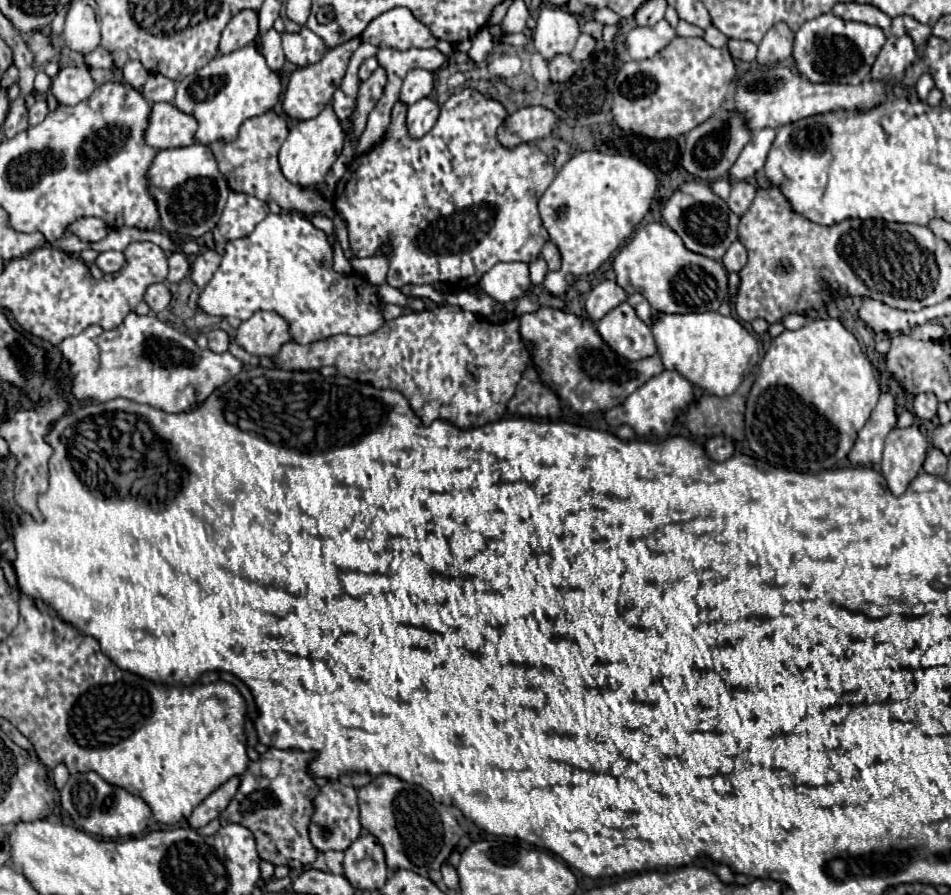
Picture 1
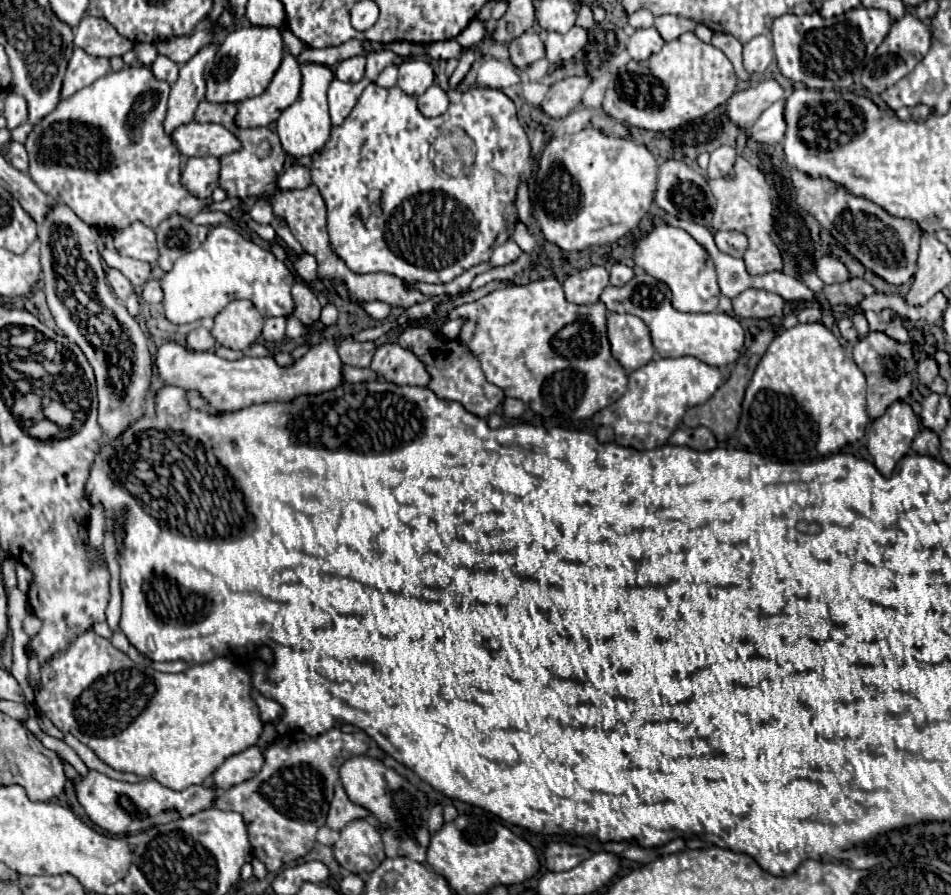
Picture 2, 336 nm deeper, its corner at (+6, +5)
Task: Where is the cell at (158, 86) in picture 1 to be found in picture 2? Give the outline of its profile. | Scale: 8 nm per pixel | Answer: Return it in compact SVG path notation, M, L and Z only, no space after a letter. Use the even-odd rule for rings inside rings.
M157 56L157 60L151 66L153 74L157 80L167 80L169 84L175 84L177 74L179 74L179 64L175 64L173 60L165 58L165 56Z

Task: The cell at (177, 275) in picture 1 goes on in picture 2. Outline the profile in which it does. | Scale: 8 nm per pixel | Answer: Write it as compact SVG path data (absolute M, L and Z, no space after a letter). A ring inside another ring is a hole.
M147 280L141 290L141 300L147 304L159 304L163 300L163 290L159 286L159 280Z

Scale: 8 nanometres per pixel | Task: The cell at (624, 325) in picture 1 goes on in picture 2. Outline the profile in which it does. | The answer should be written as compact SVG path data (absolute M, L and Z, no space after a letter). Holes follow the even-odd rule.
M611 312L607 316L607 328L611 352L627 372L633 372L653 360L655 348L651 344L649 328L641 318Z

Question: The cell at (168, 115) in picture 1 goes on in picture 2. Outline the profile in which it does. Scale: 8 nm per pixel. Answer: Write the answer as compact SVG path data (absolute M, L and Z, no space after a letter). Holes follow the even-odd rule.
M189 122L173 132L173 142L185 156L227 156L241 150L239 138L221 124Z

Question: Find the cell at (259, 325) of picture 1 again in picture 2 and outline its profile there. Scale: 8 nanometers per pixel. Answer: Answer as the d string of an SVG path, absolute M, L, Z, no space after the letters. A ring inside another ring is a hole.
M233 300L215 316L211 336L225 348L247 350L261 336L263 322L249 300Z

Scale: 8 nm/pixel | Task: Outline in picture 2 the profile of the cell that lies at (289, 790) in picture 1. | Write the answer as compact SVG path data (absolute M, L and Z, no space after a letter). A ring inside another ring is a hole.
M331 728L317 736L305 732L287 734L263 750L265 766L257 776L221 790L215 804L221 810L233 810L243 816L253 854L269 872L275 872L283 864L303 858L315 846L315 834L319 826L325 824L333 800L339 766L355 754L365 754L369 742L371 738L365 732L345 734L339 728Z

